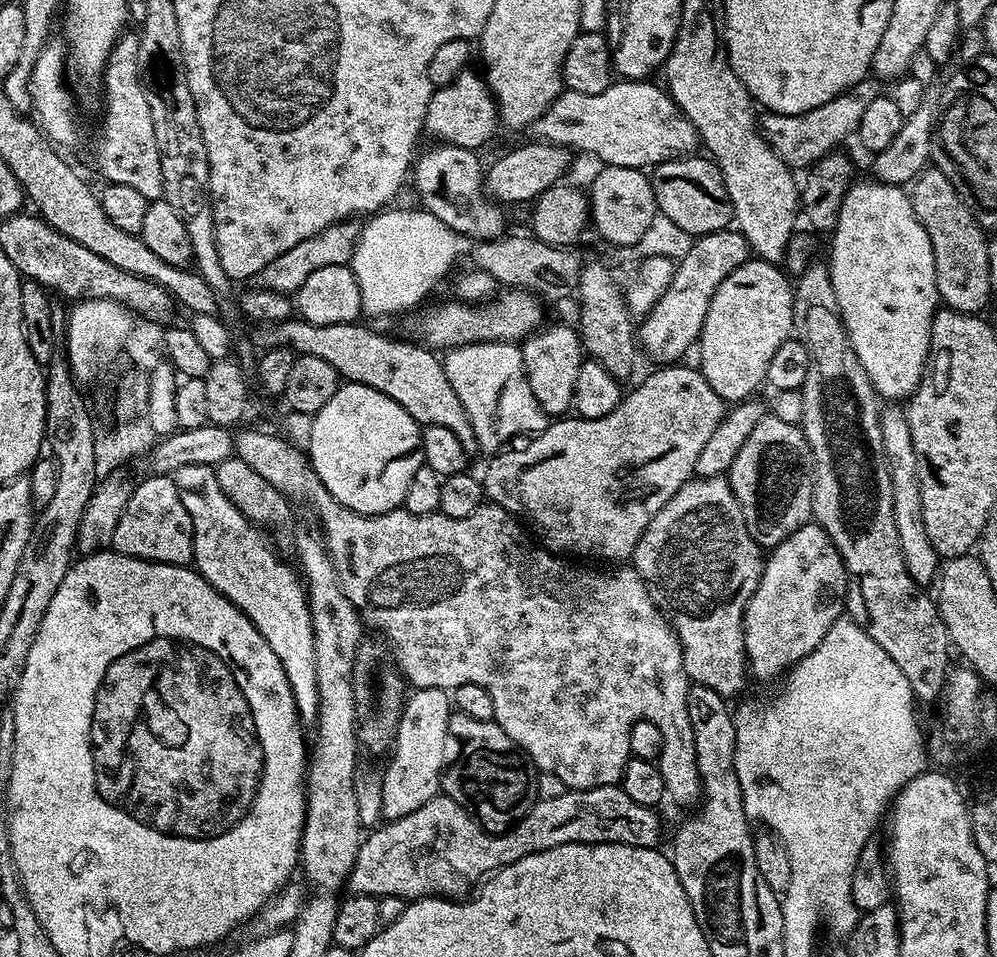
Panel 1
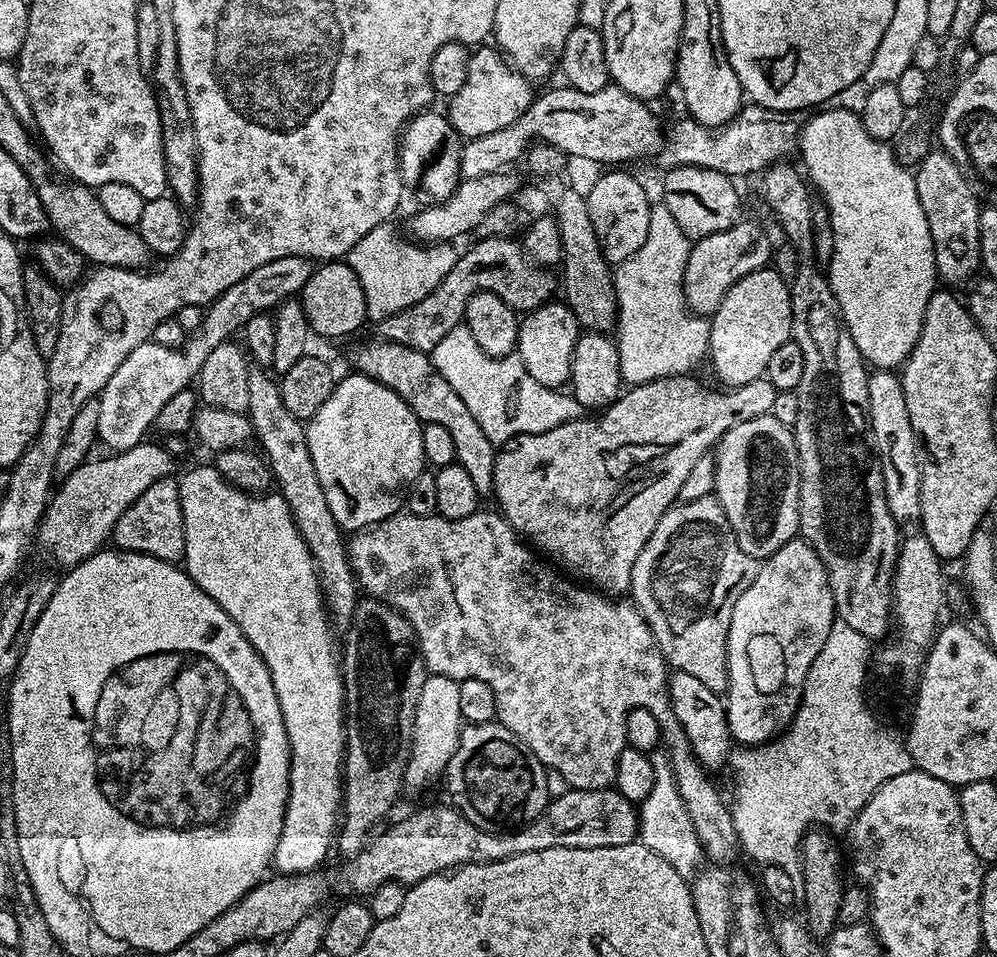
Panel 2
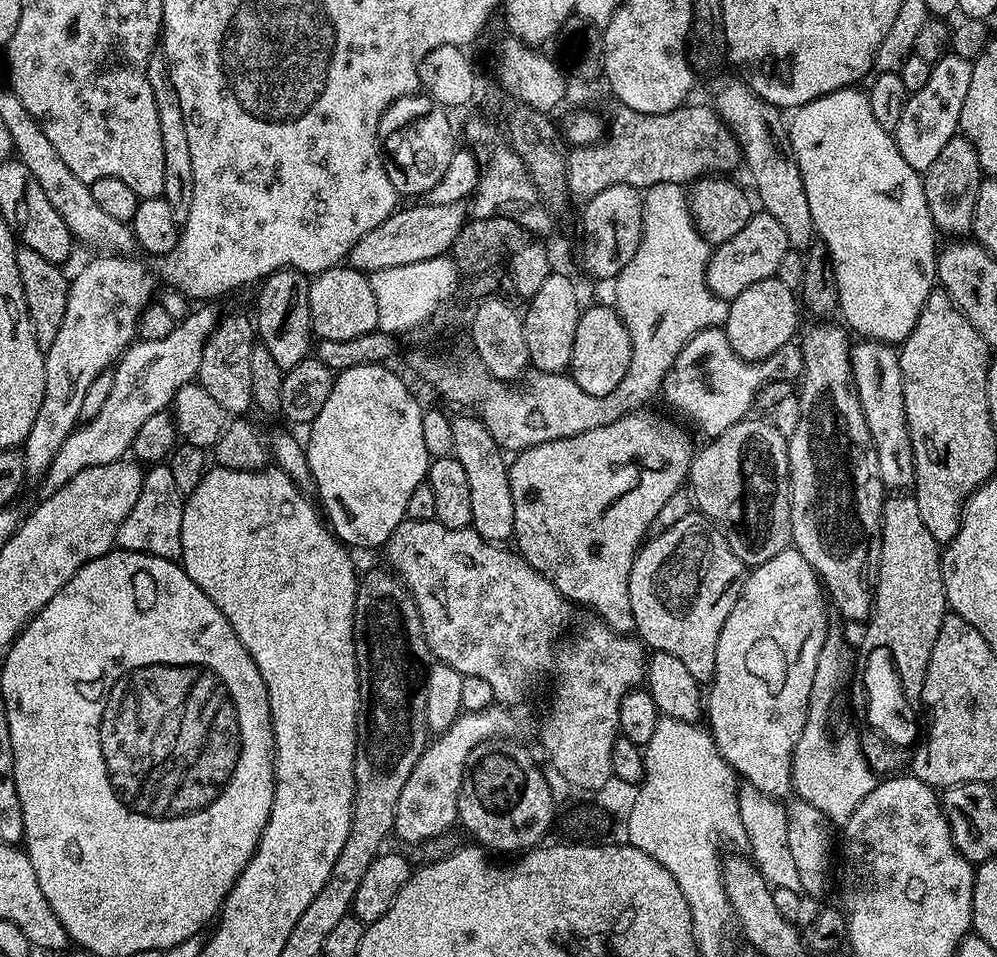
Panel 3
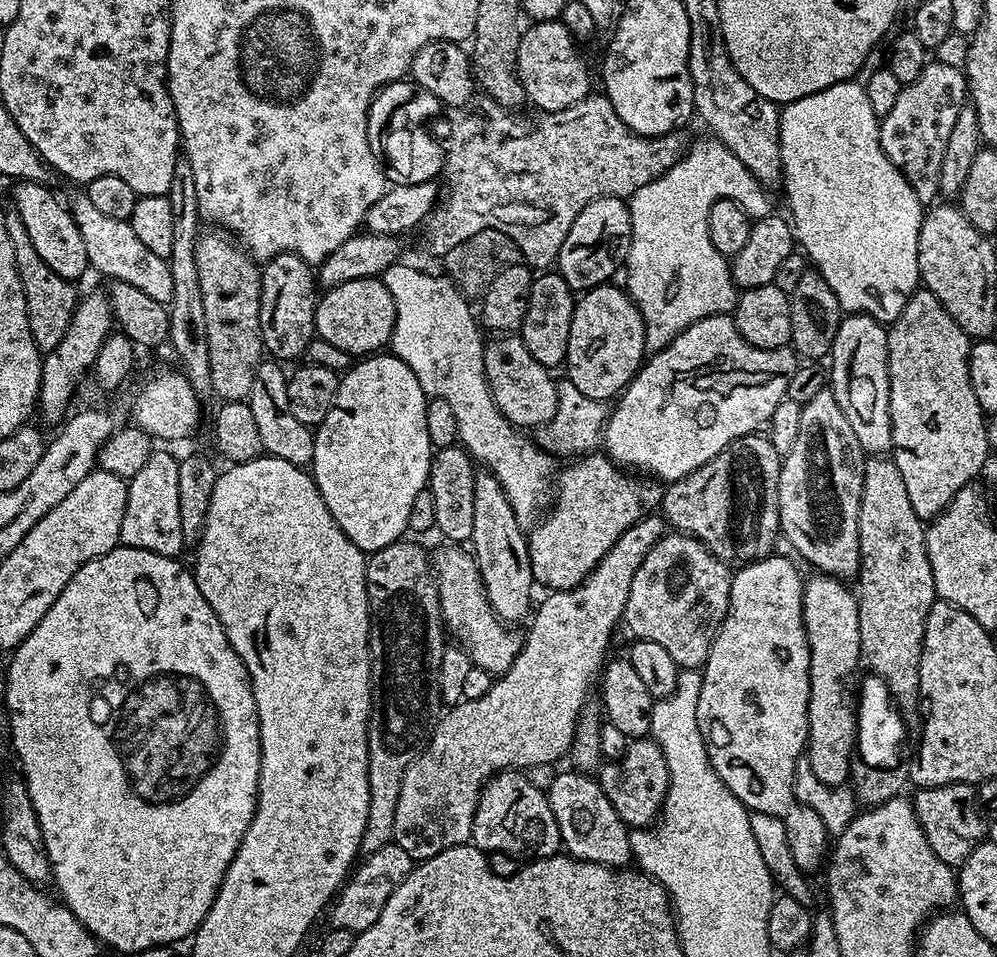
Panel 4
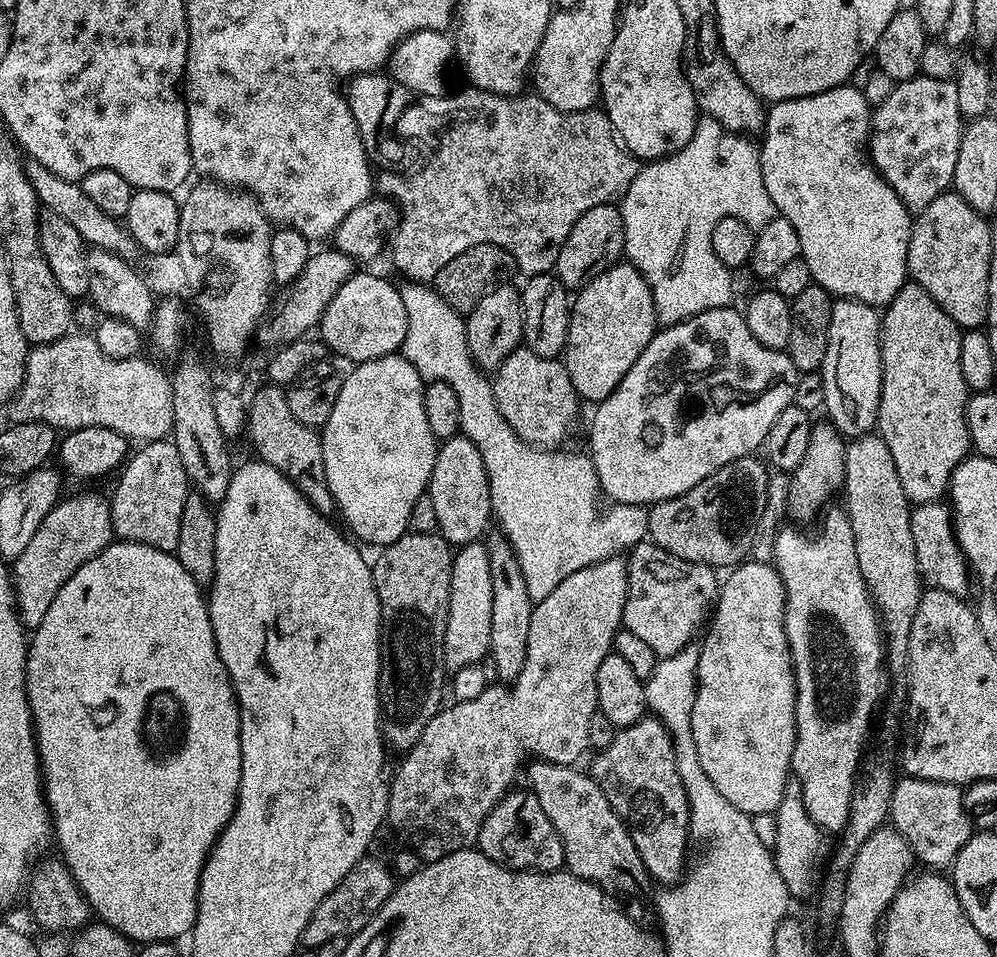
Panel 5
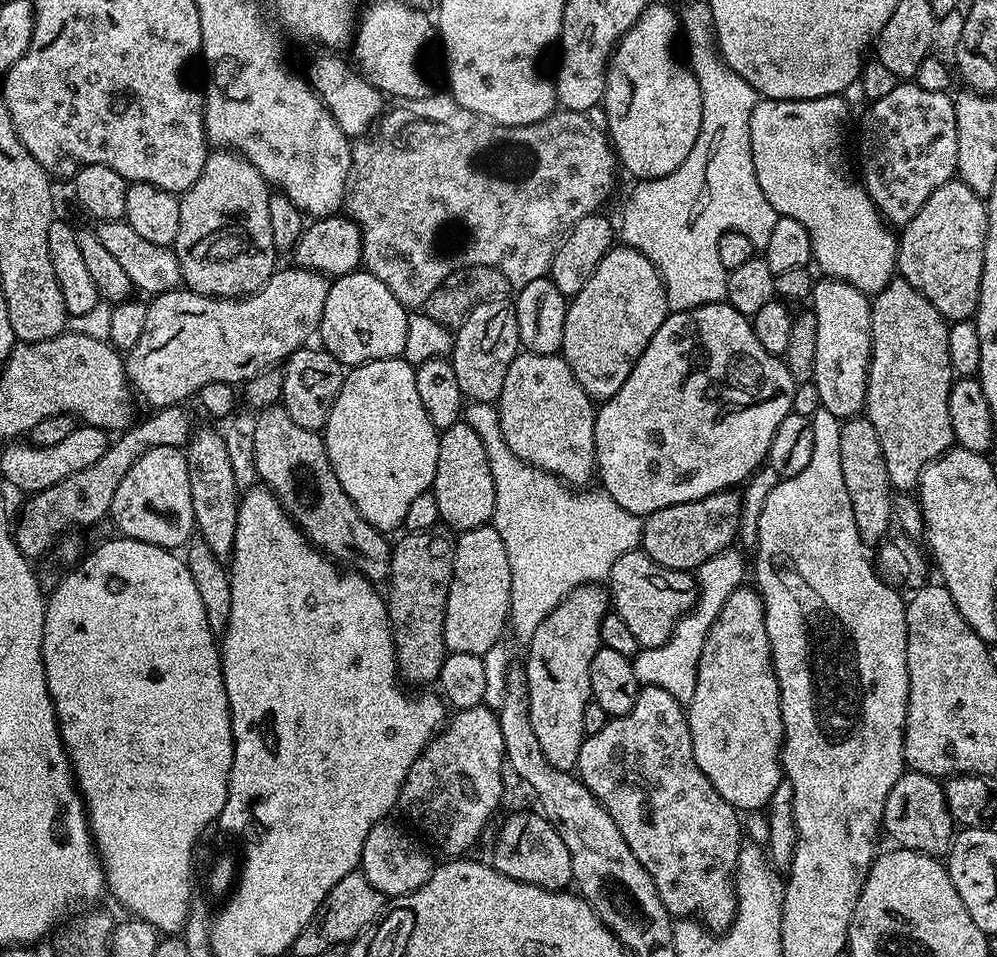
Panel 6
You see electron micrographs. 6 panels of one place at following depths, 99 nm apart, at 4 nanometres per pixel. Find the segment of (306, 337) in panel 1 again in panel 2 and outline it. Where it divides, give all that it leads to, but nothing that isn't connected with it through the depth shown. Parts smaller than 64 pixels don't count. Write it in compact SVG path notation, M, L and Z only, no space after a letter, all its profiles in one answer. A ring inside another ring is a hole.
M372 338L369 344L360 344L352 352L352 360L356 363L355 371L362 376L369 376L382 386L394 390L410 410L424 424L437 424L442 426L454 438L454 450L456 451L456 463L470 474L474 486L478 489L478 494L482 498L493 495L494 486L494 462L498 451L497 445L486 438L482 426L478 426L474 414L470 414L466 402L458 398L454 391L454 386L434 366L431 355L427 352L419 352L410 346L395 344L389 340Z

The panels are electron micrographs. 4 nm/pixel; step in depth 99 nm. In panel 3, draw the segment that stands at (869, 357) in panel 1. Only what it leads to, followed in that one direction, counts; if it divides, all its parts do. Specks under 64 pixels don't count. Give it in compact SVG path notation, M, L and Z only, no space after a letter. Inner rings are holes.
M840 88L795 109L787 125L788 140L801 171L815 235L828 247L832 260L843 323L856 331L857 337L896 346L914 330L920 307L937 287L938 233L930 218L930 206L926 206L923 175L898 154L895 135L874 122L867 95L856 91L860 90Z

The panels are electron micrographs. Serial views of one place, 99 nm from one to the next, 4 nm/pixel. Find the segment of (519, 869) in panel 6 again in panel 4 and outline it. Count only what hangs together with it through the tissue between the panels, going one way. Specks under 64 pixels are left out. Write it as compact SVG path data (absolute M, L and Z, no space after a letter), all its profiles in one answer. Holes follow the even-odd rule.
M520 770L497 772L485 781L473 816L470 840L485 854L501 852L504 856L528 856L524 858L554 856L562 848L558 822L554 810L550 810L546 792L528 782Z

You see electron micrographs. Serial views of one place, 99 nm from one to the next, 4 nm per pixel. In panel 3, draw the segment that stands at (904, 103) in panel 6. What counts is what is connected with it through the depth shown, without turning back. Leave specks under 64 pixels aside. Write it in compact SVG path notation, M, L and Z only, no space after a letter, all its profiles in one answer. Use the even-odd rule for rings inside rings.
M949 51L932 65L930 78L926 78L922 90L911 93L906 106L902 106L902 118L898 118L898 126L894 130L896 145L898 154L902 154L916 172L924 173L946 147L946 142L957 135L962 102L966 102L966 93L970 91L971 73L972 60Z

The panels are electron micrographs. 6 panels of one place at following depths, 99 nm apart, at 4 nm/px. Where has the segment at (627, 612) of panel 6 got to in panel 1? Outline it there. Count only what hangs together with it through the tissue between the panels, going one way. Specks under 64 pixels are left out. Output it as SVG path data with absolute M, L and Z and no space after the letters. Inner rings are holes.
M706 476L687 480L654 514L650 526L640 535L636 547L634 567L644 580L653 602L665 613L680 640L684 669L692 684L701 684L714 694L733 698L750 680L748 655L744 653L744 608L754 590L758 590L764 573L765 553L750 538L746 518L734 498L734 490L724 476Z

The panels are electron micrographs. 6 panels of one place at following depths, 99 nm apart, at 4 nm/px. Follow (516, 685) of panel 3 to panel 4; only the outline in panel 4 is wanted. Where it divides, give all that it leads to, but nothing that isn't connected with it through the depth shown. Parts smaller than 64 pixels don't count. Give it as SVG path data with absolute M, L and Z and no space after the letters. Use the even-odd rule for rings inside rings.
M444 547L448 548L434 556L434 575L436 589L440 592L440 618L445 629L460 639L457 640L459 647L467 652L475 667L493 674L508 672L514 658L520 653L521 633L516 633L494 614L475 559L460 549L463 547Z

